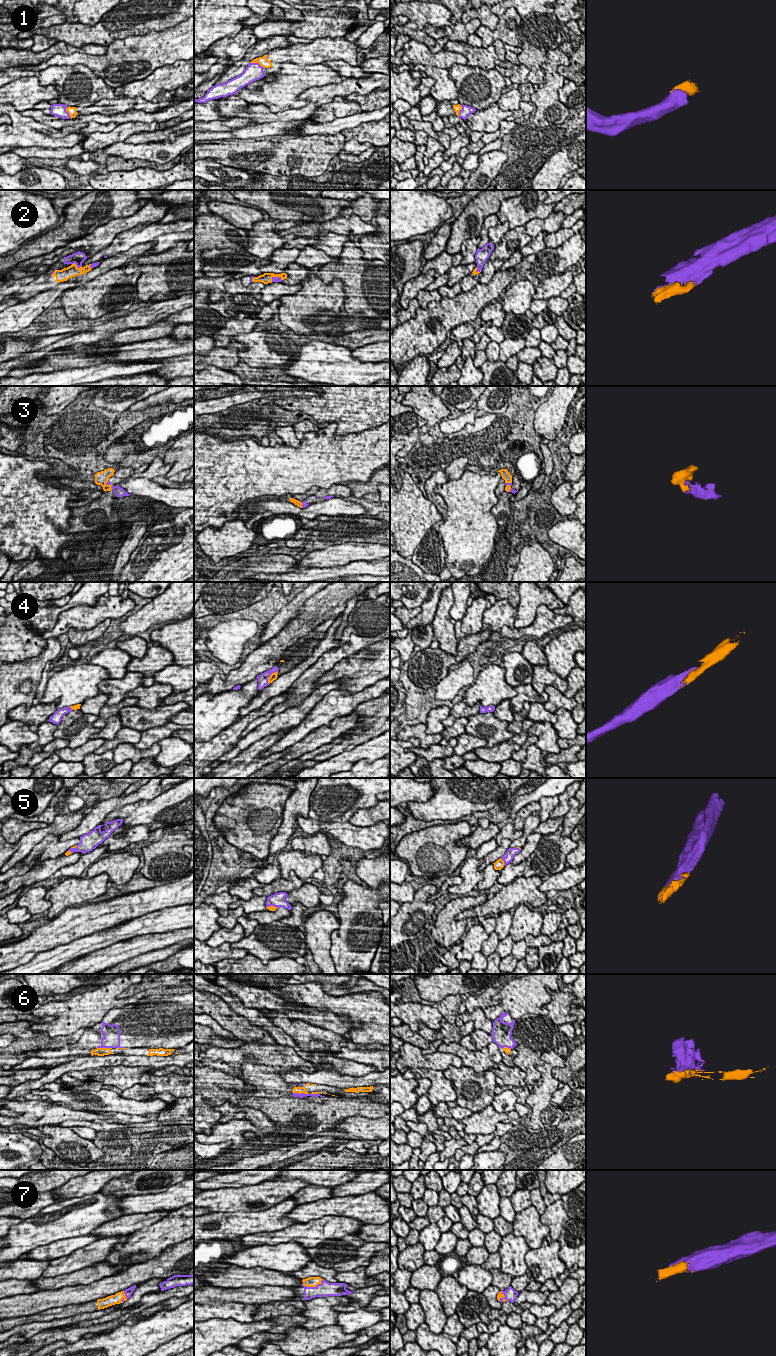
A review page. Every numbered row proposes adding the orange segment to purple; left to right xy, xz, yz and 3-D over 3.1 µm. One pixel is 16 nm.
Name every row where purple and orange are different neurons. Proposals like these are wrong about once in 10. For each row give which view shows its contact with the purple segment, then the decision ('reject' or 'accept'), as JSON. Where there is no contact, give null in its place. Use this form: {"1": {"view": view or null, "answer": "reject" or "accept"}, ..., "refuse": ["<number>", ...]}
{"1": {"view": "xz", "answer": "accept"}, "2": {"view": "xy", "answer": "accept"}, "3": {"view": "yz", "answer": "accept"}, "4": {"view": "xz", "answer": "accept"}, "5": {"view": "yz", "answer": "accept"}, "6": {"view": "xz", "answer": "reject"}, "7": {"view": "xz", "answer": "accept"}, "refuse": ["6"]}

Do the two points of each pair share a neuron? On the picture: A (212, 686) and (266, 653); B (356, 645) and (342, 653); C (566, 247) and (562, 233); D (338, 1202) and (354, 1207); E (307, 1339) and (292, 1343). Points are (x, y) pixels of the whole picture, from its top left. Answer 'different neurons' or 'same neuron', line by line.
A: same neuron
B: same neuron
C: different neurons
D: same neuron
E: same neuron

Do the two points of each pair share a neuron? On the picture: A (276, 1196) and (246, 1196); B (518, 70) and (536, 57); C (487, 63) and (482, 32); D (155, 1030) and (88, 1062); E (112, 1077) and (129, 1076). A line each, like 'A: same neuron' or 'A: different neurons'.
A: same neuron
B: different neurons
C: different neurons
D: different neurons
E: same neuron

